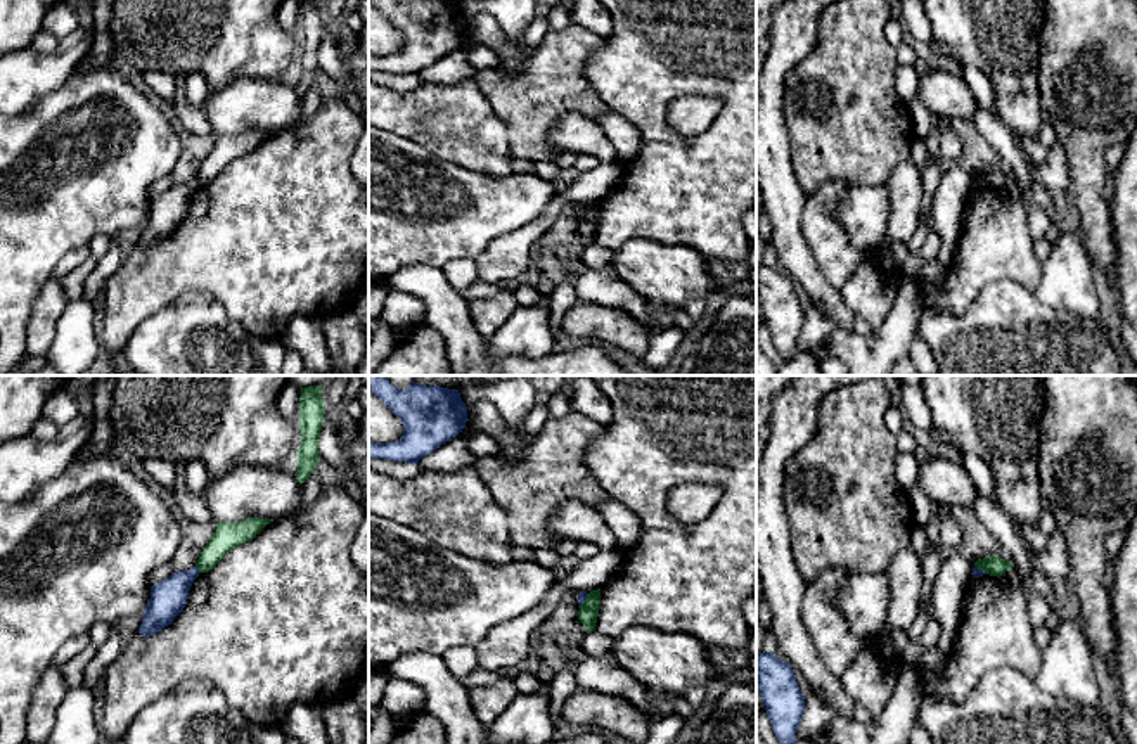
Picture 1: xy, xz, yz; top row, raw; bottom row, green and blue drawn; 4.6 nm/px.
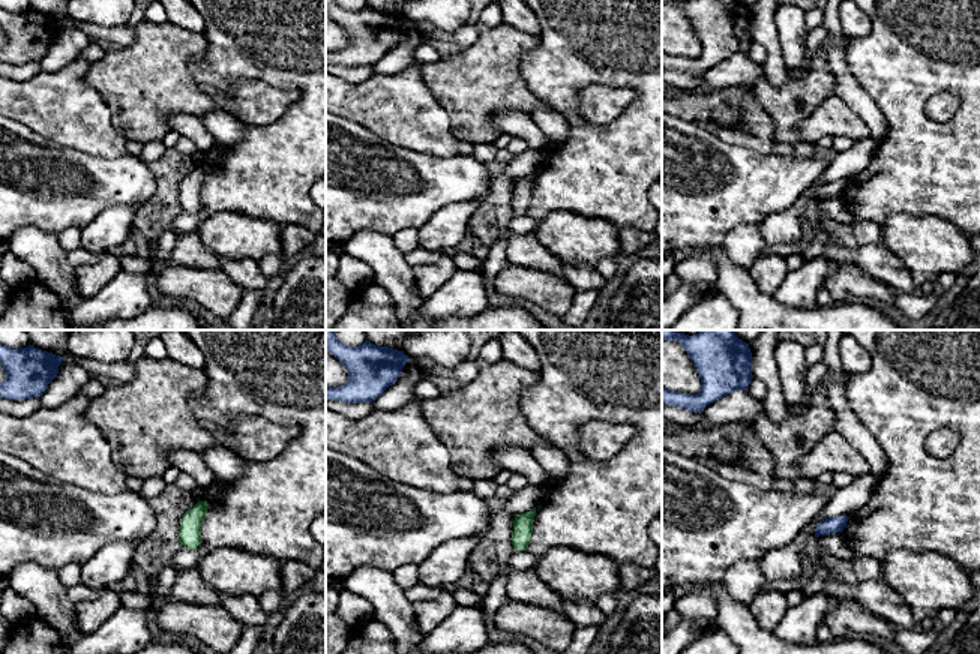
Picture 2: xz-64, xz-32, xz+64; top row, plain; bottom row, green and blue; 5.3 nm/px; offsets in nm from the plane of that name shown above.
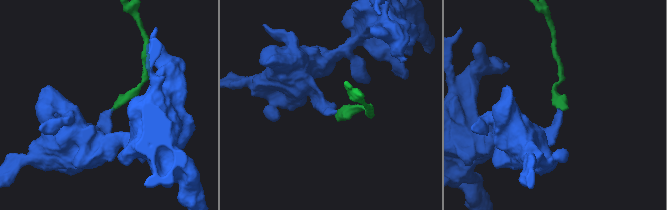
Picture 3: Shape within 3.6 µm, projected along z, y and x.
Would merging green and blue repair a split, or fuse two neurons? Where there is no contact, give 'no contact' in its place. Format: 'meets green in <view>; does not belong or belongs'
meets green in xy; does not belong

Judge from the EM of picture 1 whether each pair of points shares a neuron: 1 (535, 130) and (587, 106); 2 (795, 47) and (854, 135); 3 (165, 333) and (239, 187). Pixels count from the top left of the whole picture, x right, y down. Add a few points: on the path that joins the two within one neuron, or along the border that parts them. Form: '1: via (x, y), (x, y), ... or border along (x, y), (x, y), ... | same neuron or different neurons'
1: via (547, 116), (559, 104), (573, 104) | same neuron
2: border along (817, 19), (815, 44), (790, 73), (784, 94) | different neurons
3: border along (224, 305), (208, 293), (187, 291), (149, 315) | different neurons

